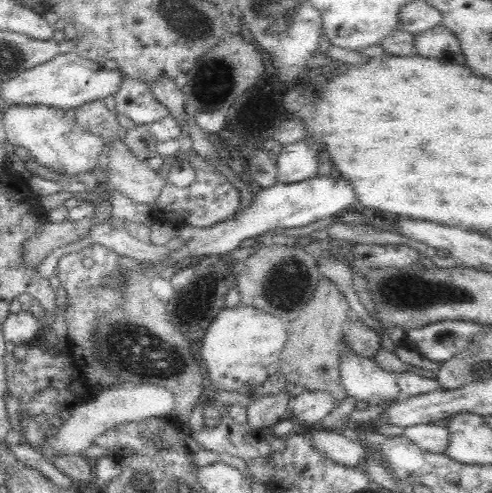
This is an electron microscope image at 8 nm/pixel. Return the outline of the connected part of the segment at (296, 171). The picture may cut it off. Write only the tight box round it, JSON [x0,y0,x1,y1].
[275,141,318,184]

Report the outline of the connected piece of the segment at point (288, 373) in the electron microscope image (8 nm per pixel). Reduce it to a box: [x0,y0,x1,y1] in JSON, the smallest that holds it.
[277,279,350,406]

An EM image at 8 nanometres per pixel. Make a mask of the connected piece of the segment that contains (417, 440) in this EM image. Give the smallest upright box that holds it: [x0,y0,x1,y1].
[402,423,450,454]

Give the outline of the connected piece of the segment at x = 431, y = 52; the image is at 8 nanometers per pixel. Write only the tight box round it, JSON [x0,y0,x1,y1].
[414,24,466,64]

